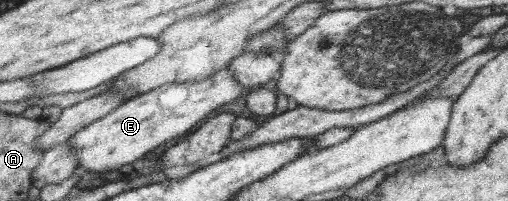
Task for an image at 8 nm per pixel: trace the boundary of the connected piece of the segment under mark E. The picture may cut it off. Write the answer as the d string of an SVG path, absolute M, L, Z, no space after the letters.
M227 67L197 83L167 83L131 97L104 118L72 135L69 139L71 153L81 171L107 172L127 163L134 164L166 141L187 135L197 123L220 111L222 105L235 101L241 92L241 85Z

